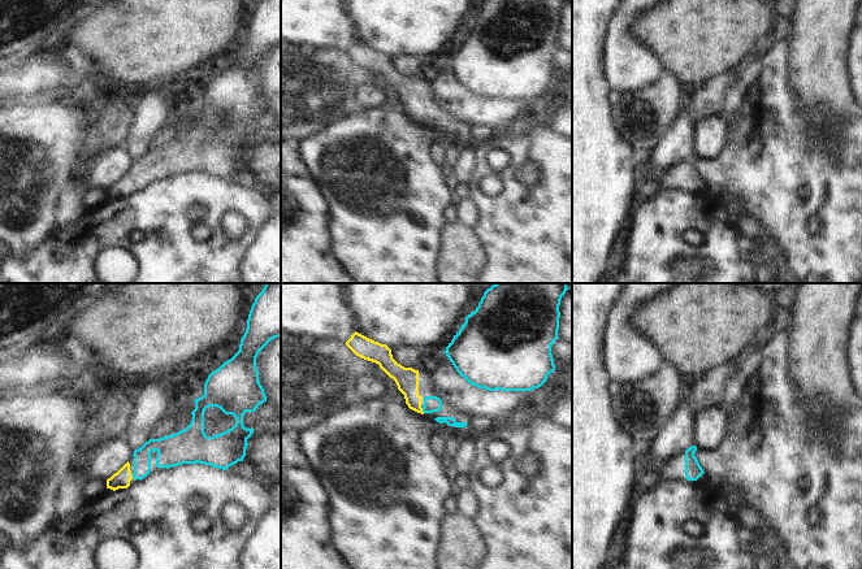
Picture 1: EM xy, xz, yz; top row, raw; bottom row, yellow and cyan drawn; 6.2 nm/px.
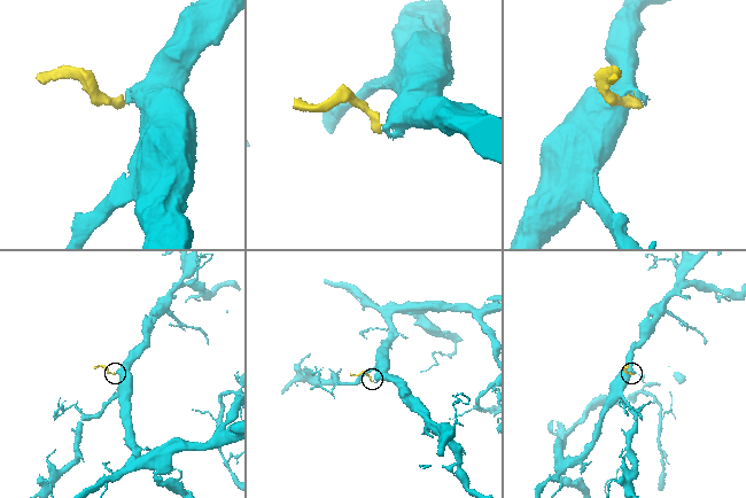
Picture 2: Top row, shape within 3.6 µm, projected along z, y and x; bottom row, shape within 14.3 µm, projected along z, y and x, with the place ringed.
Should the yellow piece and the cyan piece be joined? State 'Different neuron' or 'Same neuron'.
Same neuron

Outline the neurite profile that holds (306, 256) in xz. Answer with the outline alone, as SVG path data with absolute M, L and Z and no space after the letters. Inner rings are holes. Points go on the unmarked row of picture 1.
M281 140L281 283L355 283L330 248L328 203L312 184L294 144Z

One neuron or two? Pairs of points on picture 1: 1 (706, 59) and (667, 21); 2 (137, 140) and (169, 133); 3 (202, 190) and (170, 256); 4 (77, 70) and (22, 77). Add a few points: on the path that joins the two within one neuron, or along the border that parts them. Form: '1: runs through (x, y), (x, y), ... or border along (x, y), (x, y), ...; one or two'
1: runs through (697, 50), (676, 30); one
2: border along (172, 117), (156, 133), (148, 147); two
3: runs through (185, 203), (176, 212), (176, 239); one
4: runs through (64, 70), (35, 74); one

